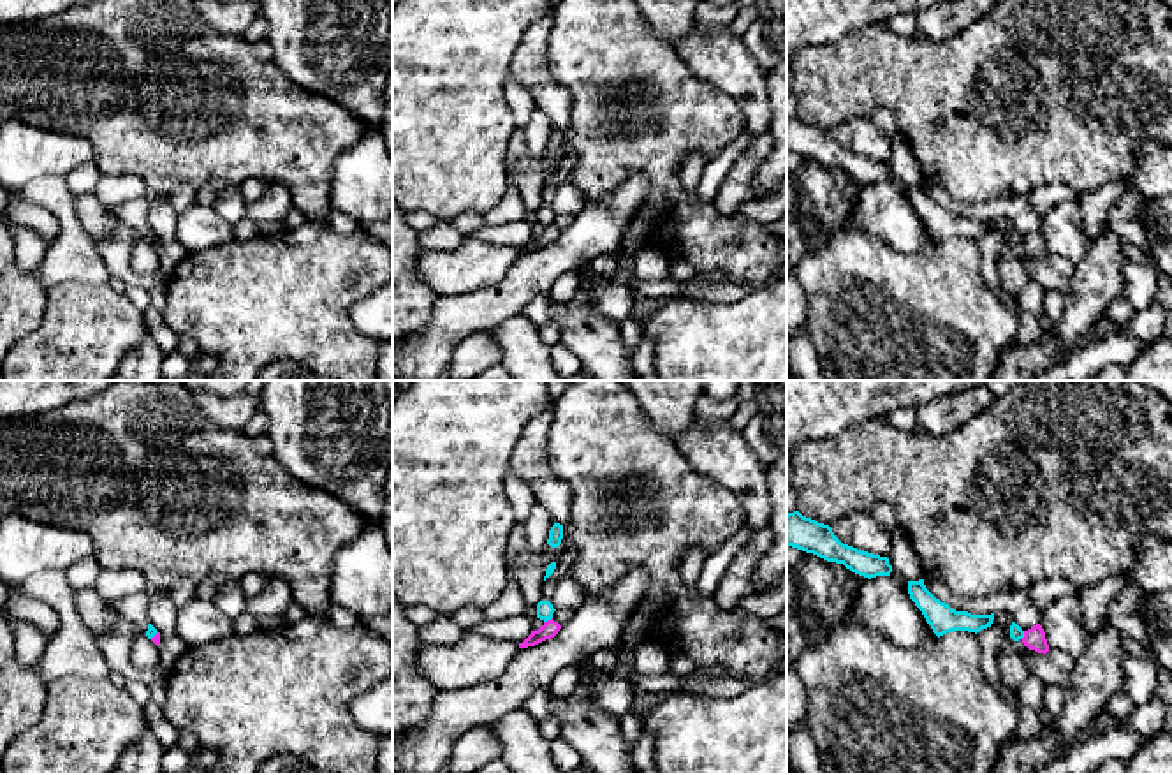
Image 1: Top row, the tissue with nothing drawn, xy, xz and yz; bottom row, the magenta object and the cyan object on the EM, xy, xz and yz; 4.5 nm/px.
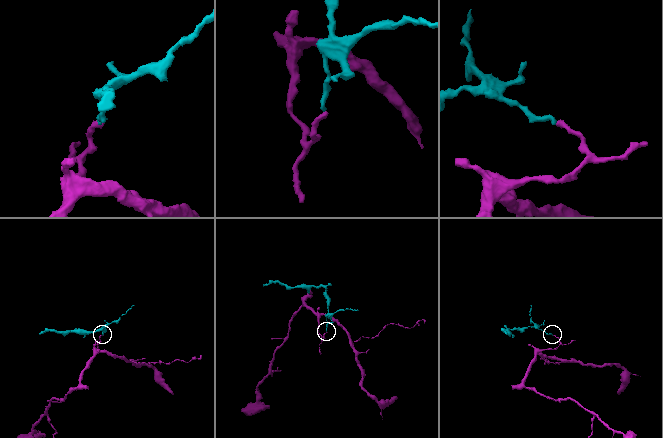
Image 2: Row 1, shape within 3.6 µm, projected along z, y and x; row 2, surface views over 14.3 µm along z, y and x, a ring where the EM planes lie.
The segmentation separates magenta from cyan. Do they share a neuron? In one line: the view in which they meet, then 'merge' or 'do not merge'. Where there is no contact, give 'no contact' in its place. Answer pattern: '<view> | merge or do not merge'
xz | do not merge

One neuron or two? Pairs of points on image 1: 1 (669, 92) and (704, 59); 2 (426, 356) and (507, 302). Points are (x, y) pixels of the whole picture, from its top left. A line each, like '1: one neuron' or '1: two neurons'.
1: two neurons
2: one neuron

